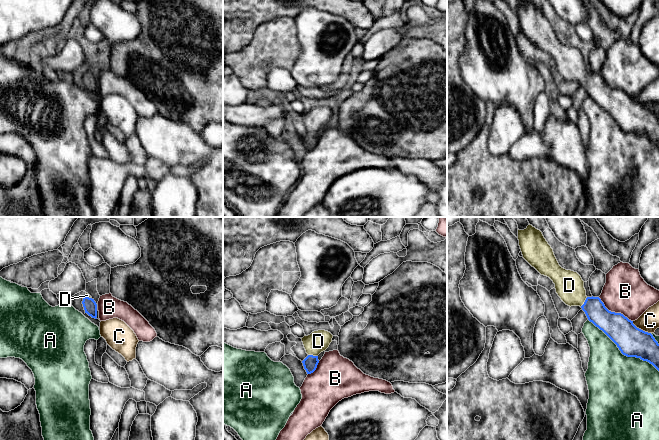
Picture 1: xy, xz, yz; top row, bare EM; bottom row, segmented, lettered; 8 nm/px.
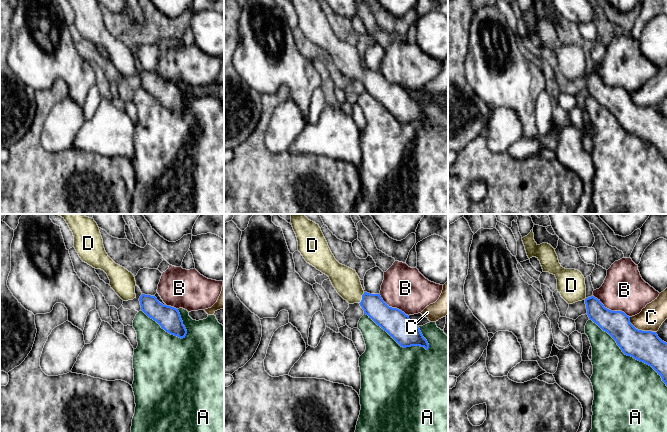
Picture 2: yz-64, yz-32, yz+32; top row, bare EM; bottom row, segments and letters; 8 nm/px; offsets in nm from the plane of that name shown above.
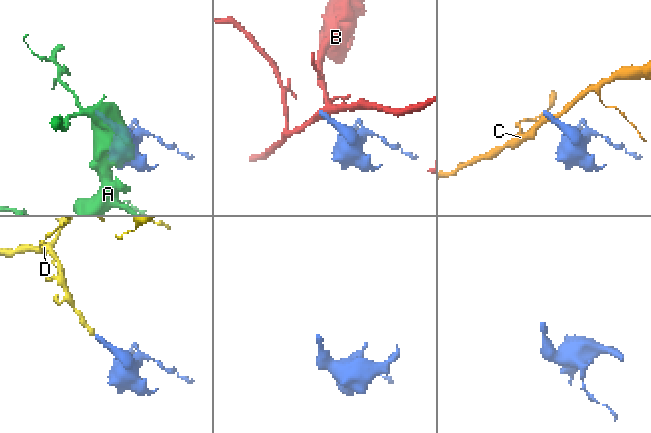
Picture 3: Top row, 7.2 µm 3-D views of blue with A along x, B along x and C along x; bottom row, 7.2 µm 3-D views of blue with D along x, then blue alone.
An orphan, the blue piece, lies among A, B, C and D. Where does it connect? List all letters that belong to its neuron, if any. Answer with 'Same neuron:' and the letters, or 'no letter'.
Same neuron: D

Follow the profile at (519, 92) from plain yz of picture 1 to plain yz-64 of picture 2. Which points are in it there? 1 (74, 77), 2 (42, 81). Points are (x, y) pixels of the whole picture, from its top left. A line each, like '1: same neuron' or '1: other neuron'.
1: same neuron
2: same neuron

